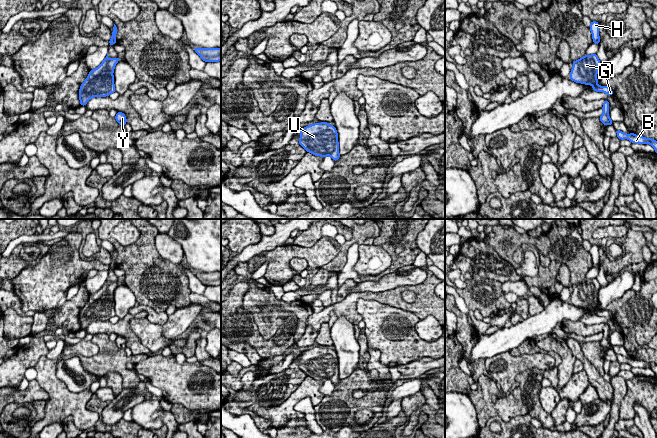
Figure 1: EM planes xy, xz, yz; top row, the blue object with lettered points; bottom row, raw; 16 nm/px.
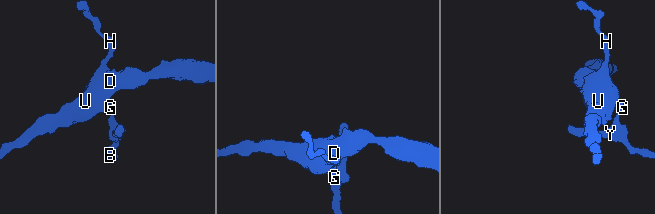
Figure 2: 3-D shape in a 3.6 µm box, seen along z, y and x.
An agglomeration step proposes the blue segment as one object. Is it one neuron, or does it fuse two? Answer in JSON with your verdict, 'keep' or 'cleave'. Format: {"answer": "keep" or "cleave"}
{"answer": "keep"}

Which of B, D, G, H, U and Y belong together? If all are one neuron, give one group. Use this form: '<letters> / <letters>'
B D G H U Y

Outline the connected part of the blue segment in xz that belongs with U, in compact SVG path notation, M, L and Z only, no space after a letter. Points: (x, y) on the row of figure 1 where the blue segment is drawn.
M328 122L315 123L302 128L299 144L315 156L331 156L337 161L339 154L338 134L335 126Z

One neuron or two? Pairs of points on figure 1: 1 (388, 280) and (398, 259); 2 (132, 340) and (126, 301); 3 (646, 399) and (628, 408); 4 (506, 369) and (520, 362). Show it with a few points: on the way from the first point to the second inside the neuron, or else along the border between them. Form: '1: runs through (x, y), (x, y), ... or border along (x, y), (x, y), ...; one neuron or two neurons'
1: border along (412, 263), (398, 267), (377, 280), (369, 281); two neurons
2: border along (128, 313), (119, 319); two neurons
3: runs through (641, 398), (635, 398), (630, 403); one neuron
4: runs through (509, 366), (517, 365); one neuron

